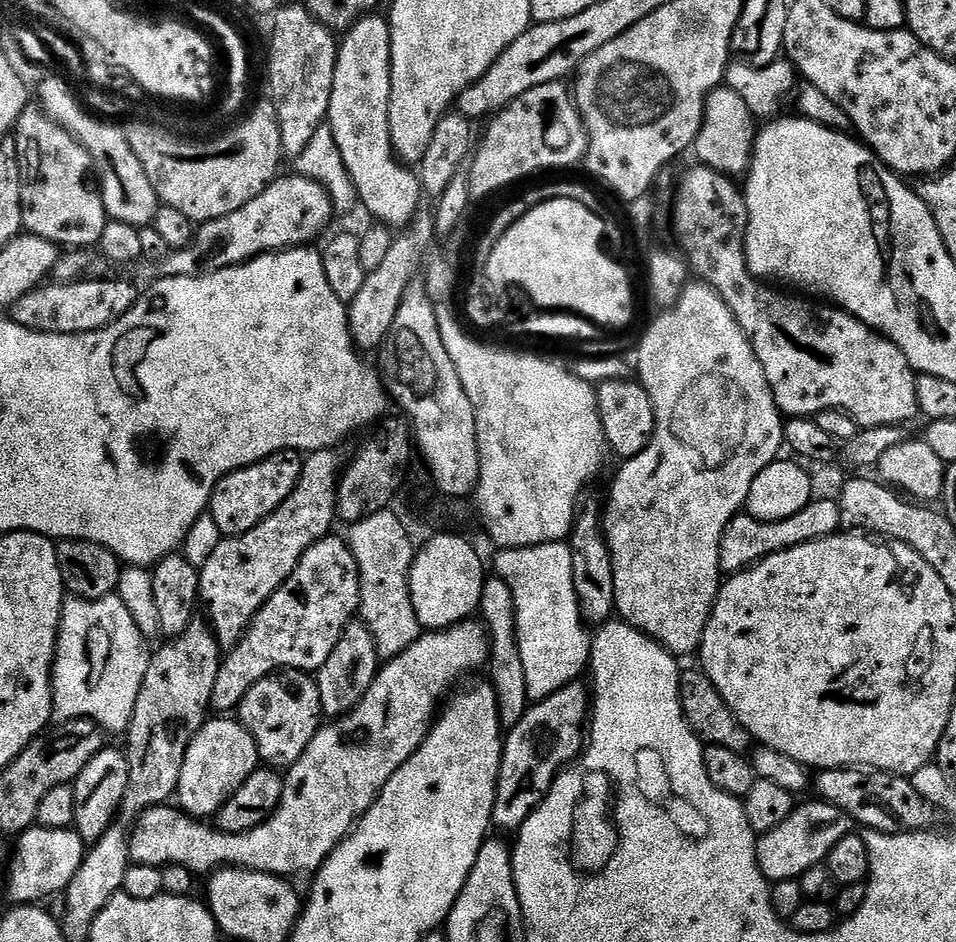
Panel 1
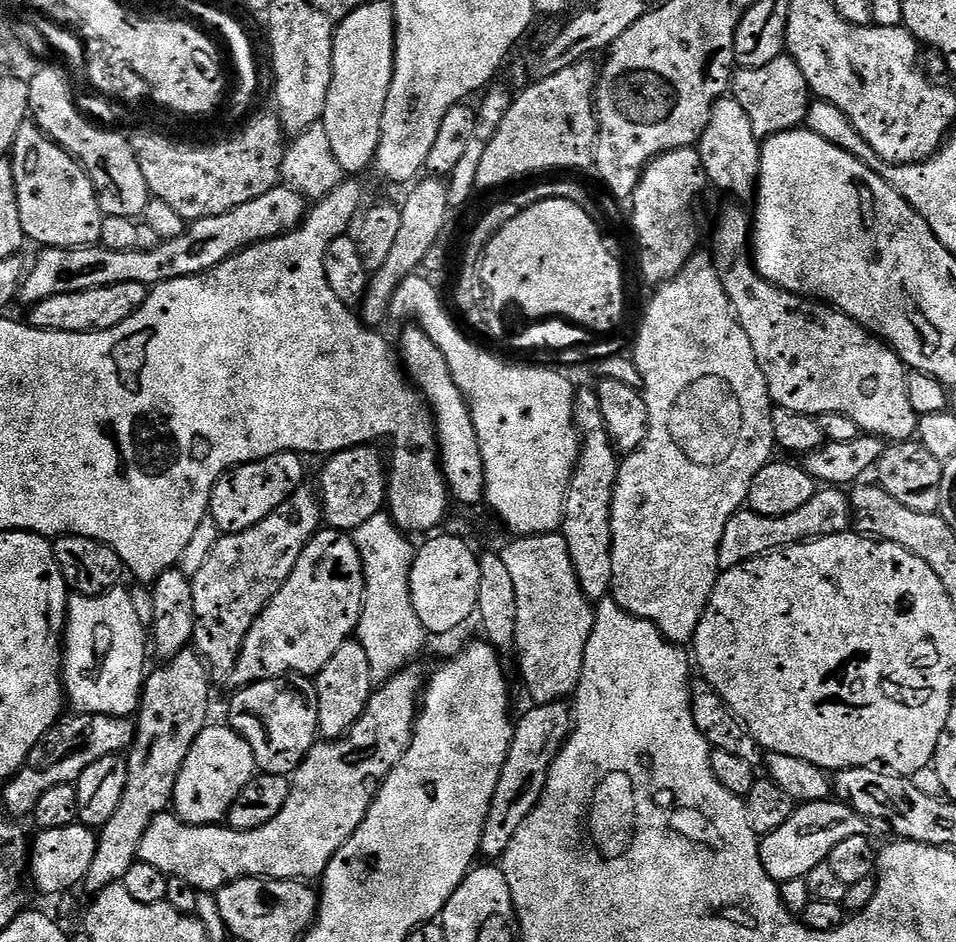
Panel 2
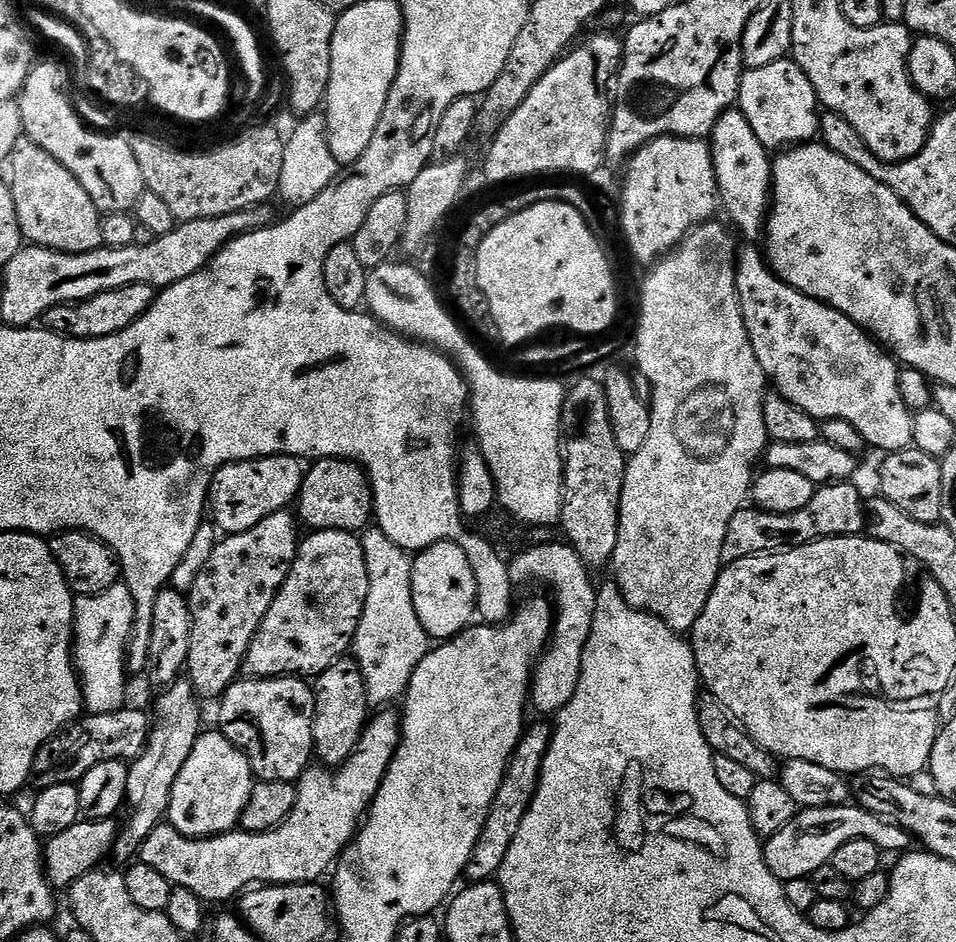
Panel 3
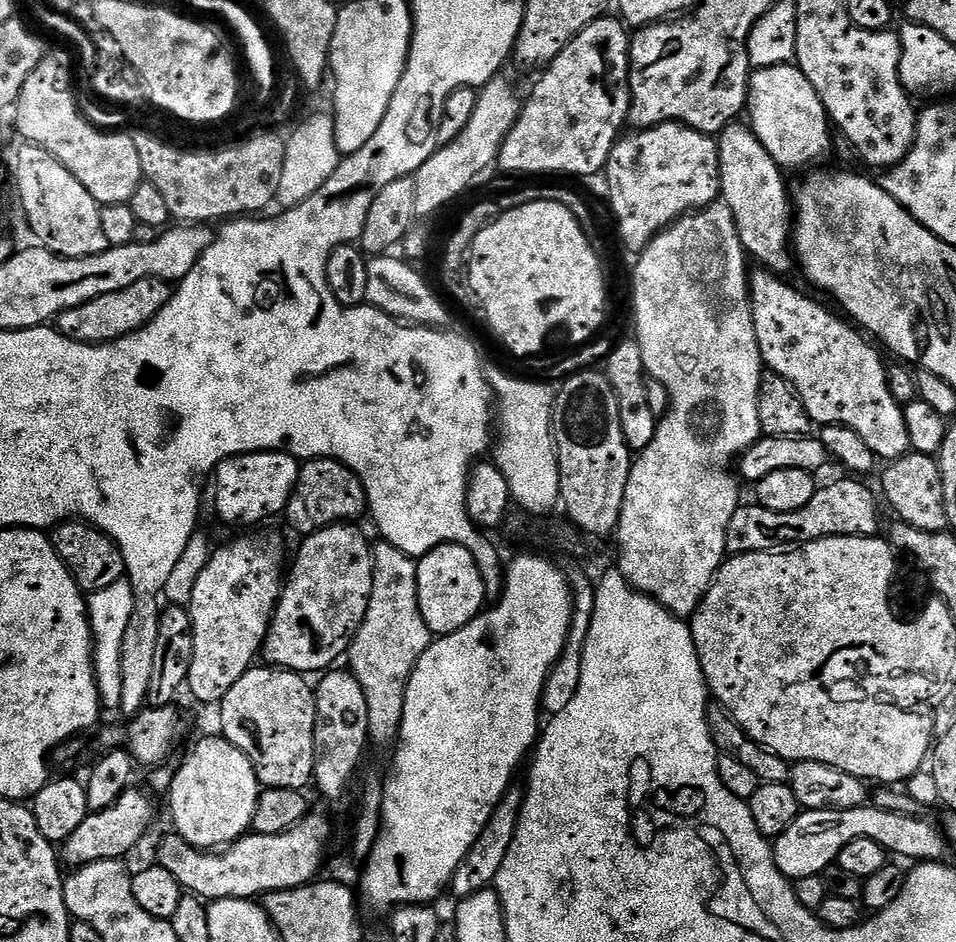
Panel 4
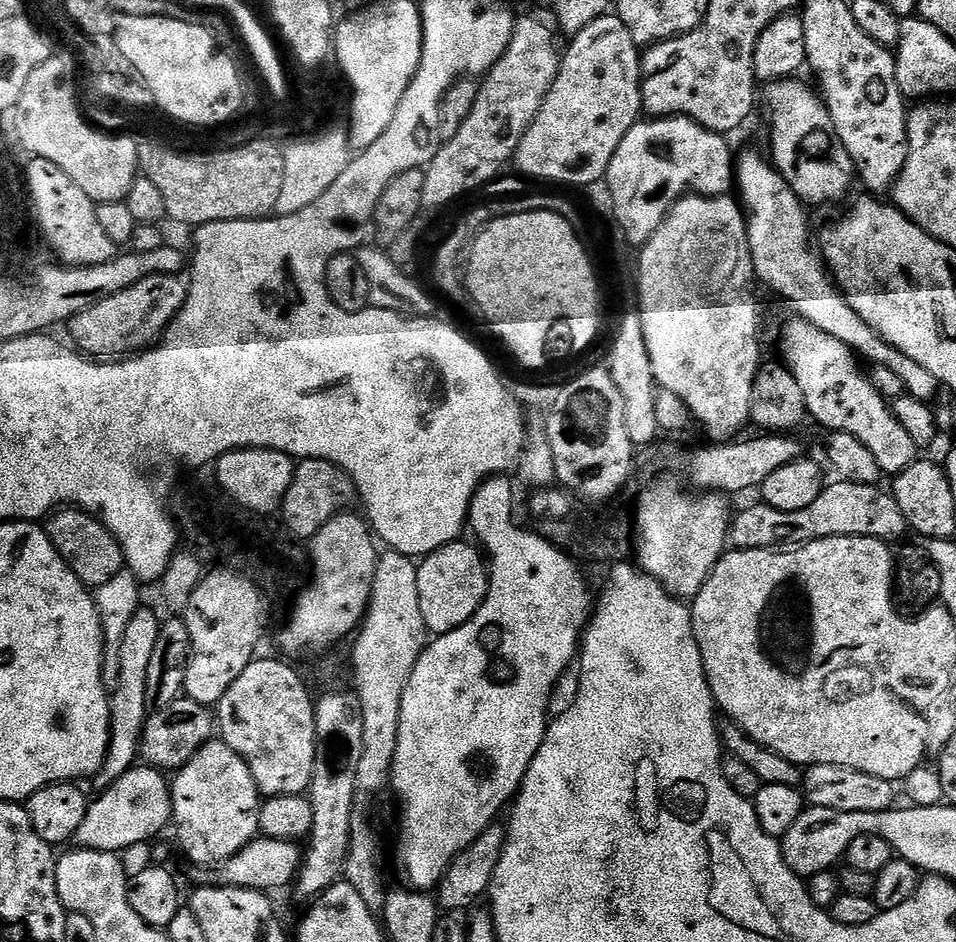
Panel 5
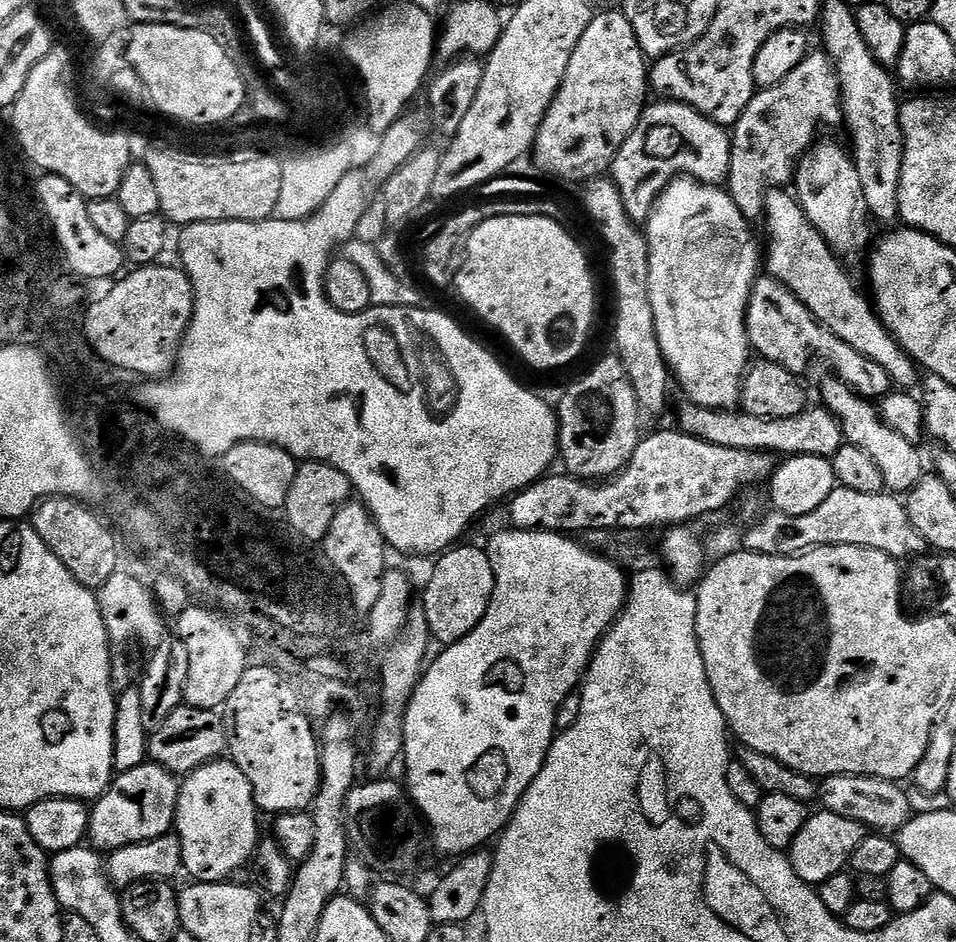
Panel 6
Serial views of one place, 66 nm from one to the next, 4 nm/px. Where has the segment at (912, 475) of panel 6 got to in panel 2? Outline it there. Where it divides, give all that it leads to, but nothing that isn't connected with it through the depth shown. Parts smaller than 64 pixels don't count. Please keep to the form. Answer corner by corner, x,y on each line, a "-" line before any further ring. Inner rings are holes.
740,208
721,210
720,225
712,232
710,255
720,279
724,281
724,289
740,319
742,330
746,330
746,338
750,338
750,346
754,346
754,358
758,358
758,366
762,366
762,374
766,374
768,393
772,395
775,407
813,418
841,412
846,414
846,418
854,418
861,433
879,436
885,442
908,442
917,435
918,417
914,406
910,406
910,397
906,395
908,372
898,353
839,308
796,296
763,280
754,267
754,256
750,251
749,213
747,216

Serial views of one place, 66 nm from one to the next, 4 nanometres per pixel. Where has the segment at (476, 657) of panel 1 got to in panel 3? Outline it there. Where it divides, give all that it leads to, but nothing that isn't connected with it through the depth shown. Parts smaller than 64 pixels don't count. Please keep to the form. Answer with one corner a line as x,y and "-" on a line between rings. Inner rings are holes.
380,710
369,719
358,746
350,754
348,761
333,770
327,766
312,766
300,777
296,784
296,805
289,816
274,830
269,832
245,832
233,830
221,836
207,836
195,840
182,834
174,825
162,822
146,838
140,849
139,863
154,866
162,878
178,888
194,890
198,898
205,902
211,900
235,901
245,890
266,884
310,884
321,879
324,871
331,869
344,854
344,849
352,843
362,821
367,817
372,801
382,786
388,767
396,756
402,735
402,720
392,710

